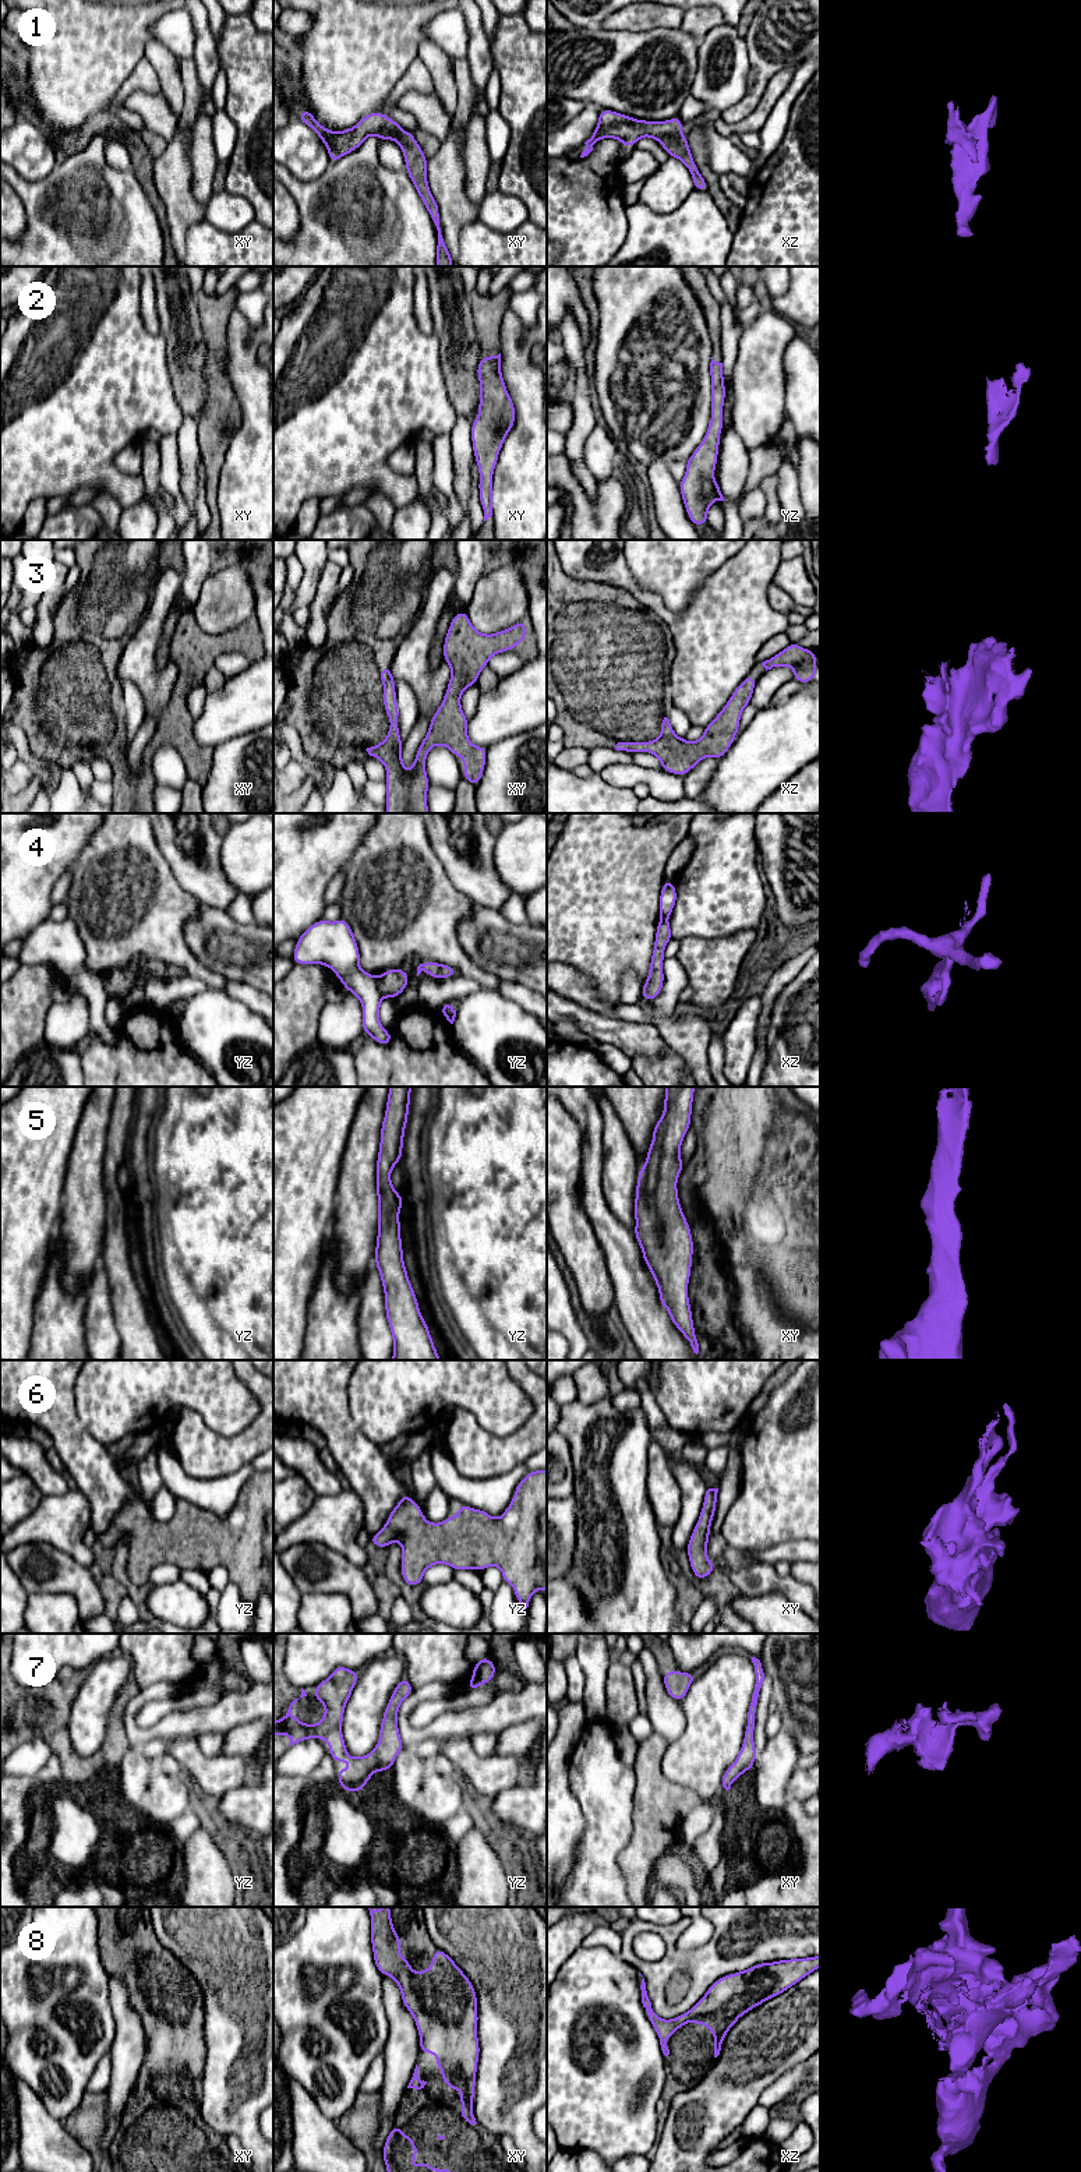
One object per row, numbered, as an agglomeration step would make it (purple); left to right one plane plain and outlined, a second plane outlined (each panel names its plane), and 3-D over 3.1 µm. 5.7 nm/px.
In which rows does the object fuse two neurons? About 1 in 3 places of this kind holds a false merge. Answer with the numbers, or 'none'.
4

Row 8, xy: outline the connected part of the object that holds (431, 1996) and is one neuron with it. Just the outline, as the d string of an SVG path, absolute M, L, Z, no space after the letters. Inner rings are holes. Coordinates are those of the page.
M391 1907L370 1910L371 1915L371 1945L374 1961L378 1971L392 1977L400 1989L405 2007L414 2017L418 2035L420 2052L434 2052L437 2067L442 2070L442 2083L451 2090L460 2090L460 2118L470 2125L476 2125L473 2113L473 2098L476 2087L477 2062L480 2045L477 2038L477 1996L471 1981L462 1968L441 1949L432 1952L432 1963L423 1973L414 1973L410 1961L399 1956L402 1943L399 1933L393 1929Z

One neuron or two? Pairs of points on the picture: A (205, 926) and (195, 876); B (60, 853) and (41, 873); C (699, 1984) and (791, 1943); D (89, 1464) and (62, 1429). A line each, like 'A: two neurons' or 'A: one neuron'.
A: two neurons
B: one neuron
C: one neuron
D: one neuron

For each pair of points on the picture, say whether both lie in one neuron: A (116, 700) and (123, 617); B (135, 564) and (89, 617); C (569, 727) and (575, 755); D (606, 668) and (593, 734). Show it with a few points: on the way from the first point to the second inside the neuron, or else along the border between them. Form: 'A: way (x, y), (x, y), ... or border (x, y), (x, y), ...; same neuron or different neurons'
A: way (108, 680), (109, 638); same neuron
B: way (122, 574), (119, 587), (103, 603); same neuron
C: border (567, 745), (587, 751); different neurons
D: way (606, 685), (606, 698), (592, 717); same neuron

